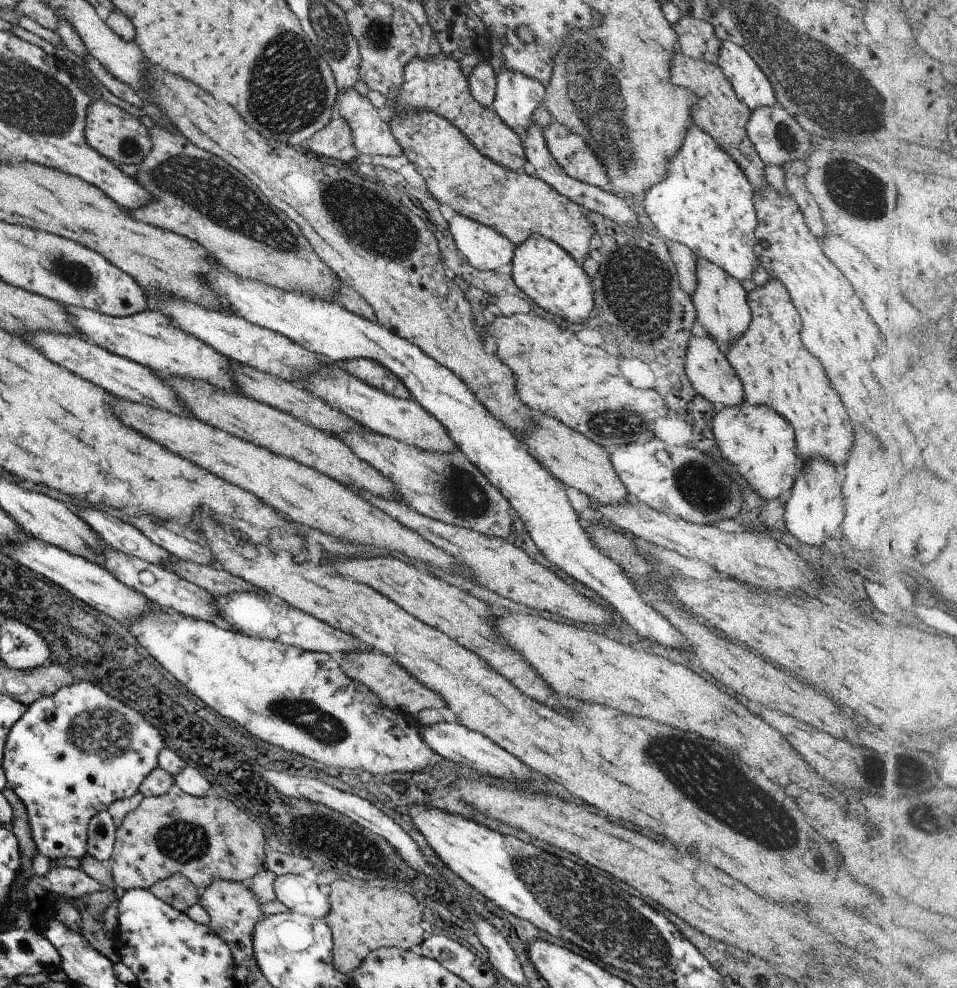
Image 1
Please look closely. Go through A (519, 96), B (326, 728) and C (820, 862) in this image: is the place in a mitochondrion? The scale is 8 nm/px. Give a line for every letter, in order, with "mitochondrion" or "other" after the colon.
A: other
B: mitochondrion
C: other

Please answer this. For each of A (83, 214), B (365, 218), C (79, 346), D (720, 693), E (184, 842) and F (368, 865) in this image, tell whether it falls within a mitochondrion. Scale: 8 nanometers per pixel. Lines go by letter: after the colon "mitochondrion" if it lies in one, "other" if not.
A: other
B: mitochondrion
C: other
D: other
E: mitochondrion
F: other

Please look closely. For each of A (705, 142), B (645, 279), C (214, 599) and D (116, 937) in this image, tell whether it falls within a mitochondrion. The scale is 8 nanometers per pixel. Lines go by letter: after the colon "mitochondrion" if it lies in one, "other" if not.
A: other
B: mitochondrion
C: other
D: other

